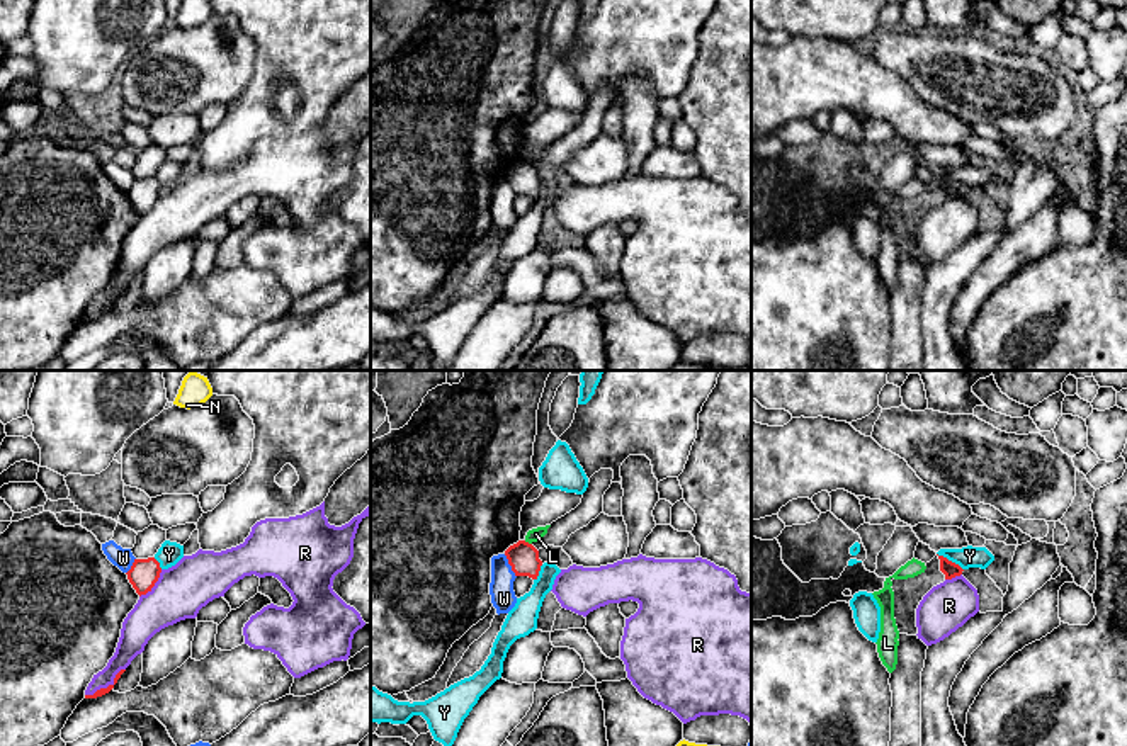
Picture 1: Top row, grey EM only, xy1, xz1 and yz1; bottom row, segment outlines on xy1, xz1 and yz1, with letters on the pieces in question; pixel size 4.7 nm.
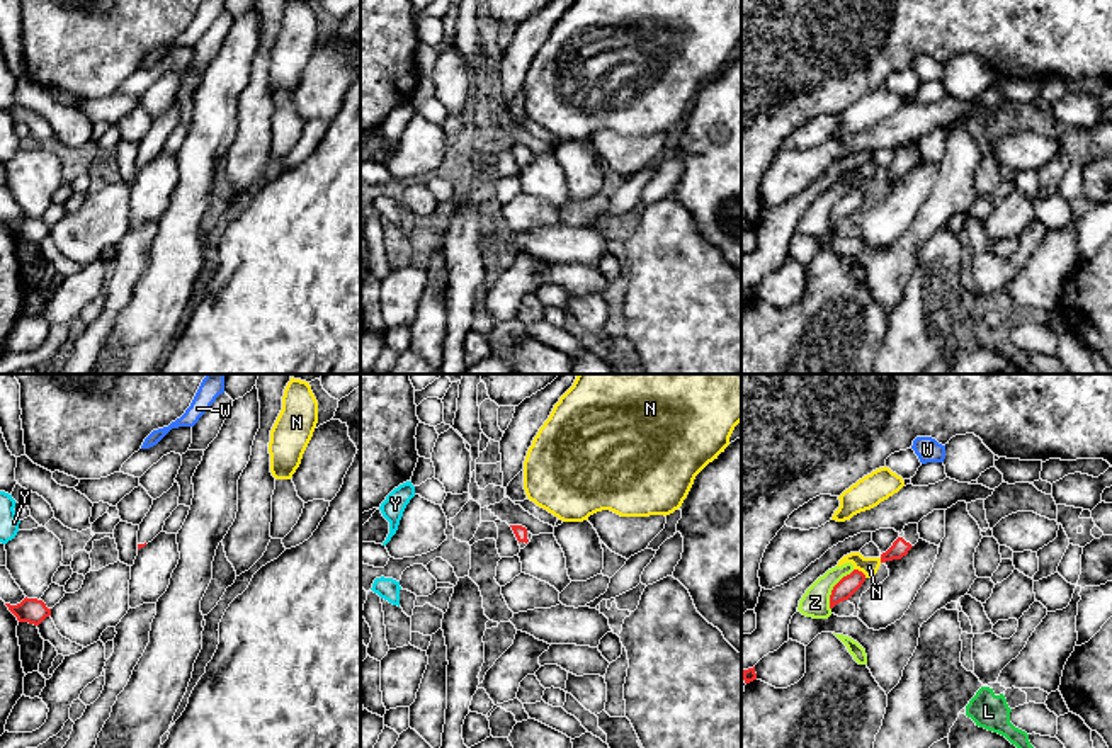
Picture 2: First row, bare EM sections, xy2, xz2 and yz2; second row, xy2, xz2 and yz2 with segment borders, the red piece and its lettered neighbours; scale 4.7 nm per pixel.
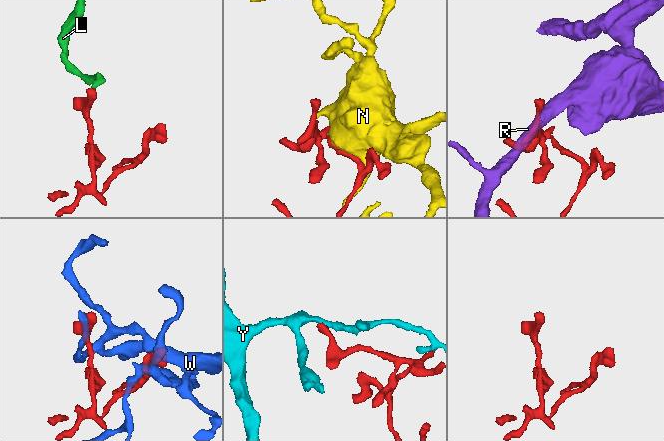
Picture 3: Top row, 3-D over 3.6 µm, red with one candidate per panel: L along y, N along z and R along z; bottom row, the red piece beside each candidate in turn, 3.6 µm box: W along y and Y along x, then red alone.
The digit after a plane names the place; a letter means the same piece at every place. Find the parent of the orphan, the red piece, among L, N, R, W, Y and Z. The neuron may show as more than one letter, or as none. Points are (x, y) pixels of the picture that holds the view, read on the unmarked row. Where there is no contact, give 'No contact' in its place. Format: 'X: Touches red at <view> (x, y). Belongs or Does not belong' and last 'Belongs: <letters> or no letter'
L: Touches red at xz1 (527, 162). Does not belong
N: Touches red at yz2 (861, 191). Does not belong
R: Touches red at xy1 (107, 306). Does not belong
W: Touches red at xz1 (510, 184). Does not belong
Y: Touches red at yz1 (951, 180). Does not belong
Z: Touches red at yz2 (834, 208). Does not belong
Belongs: no letter

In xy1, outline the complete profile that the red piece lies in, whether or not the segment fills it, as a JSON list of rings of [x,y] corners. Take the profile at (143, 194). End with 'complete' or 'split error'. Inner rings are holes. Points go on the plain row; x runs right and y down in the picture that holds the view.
[[[155,177],[134,178],[131,189],[126,192],[136,212],[146,214],[151,211],[161,192],[160,182]]] | complete

